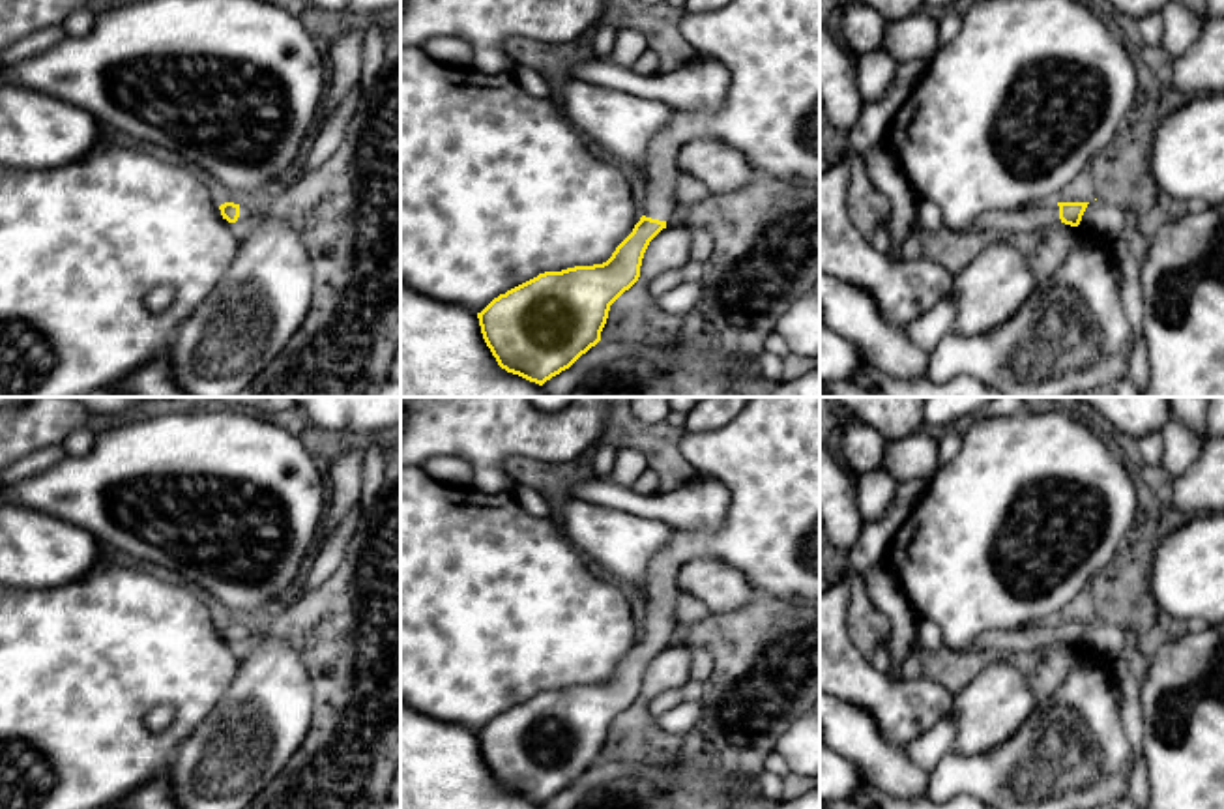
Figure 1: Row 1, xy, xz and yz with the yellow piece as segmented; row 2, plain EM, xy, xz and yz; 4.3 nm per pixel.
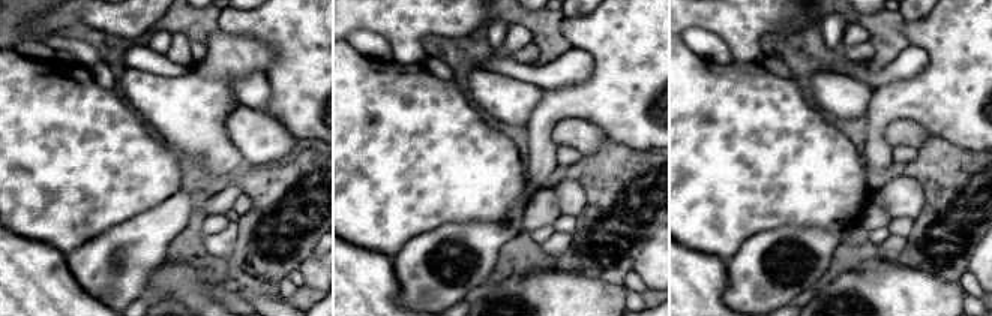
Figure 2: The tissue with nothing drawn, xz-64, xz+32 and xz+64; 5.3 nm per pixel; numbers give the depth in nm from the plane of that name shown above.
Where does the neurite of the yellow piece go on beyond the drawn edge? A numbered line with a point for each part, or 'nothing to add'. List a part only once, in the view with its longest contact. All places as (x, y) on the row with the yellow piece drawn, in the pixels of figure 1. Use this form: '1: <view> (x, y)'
1: xz (772, 47)

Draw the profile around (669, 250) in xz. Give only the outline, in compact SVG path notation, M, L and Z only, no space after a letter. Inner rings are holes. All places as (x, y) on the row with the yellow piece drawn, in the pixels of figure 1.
M685 227L663 228L648 245L640 277L646 281L655 279L672 270L681 270L689 258L691 234Z

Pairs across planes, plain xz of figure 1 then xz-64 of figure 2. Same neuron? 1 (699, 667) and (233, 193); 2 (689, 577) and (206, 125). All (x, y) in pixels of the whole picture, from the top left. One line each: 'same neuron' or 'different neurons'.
1: different neurons
2: different neurons

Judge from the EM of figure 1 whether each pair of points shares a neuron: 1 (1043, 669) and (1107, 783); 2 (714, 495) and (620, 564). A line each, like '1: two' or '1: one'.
1: two
2: two

